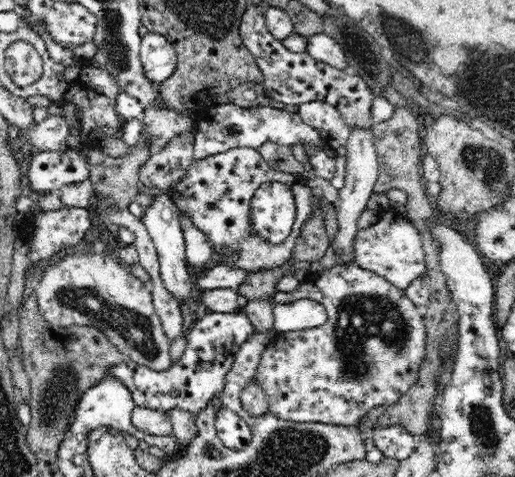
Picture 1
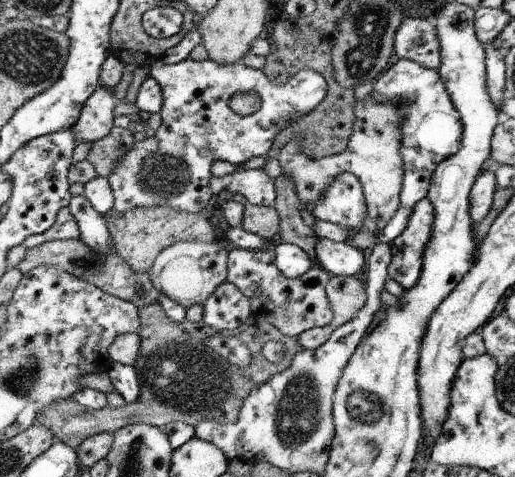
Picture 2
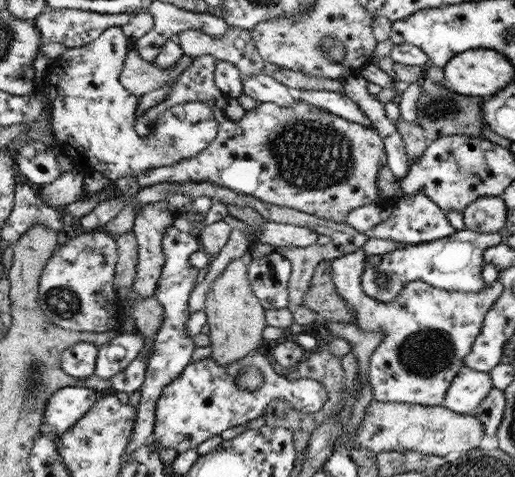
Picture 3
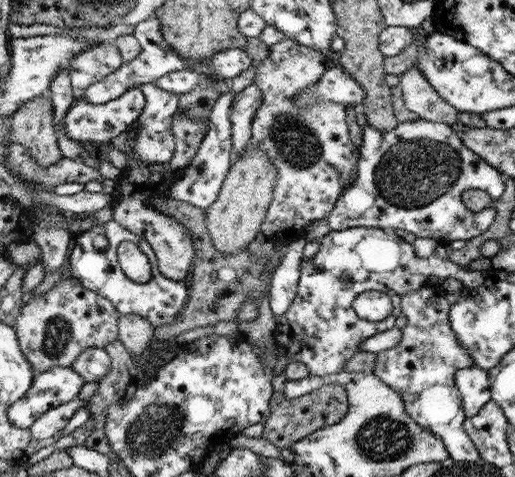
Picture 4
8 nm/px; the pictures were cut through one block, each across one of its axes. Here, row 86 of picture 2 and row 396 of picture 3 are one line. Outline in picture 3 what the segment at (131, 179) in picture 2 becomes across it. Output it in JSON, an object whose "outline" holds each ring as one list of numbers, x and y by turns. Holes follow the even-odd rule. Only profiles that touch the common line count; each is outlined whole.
{"outline":[[258,353,245,357,228,368,220,368,210,357,189,364,157,400,156,426,152,437,156,437,164,449,184,453,228,428,260,418,275,398,285,400,302,413,318,412,327,401,327,390,318,381,299,379,292,382,276,368,270,356],[246,366,260,370,264,383,258,390,242,390,236,385,240,369]]}

